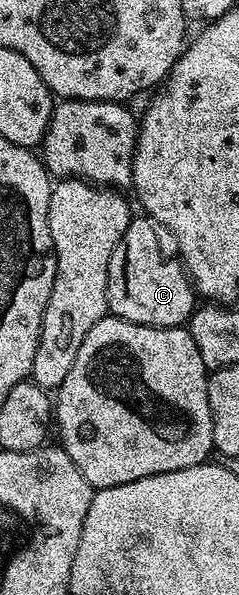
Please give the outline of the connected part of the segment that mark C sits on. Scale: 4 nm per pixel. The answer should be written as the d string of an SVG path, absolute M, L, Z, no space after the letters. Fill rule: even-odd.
M140 217L129 221L123 240L119 240L119 244L115 244L115 252L111 252L107 272L109 314L144 326L184 327L199 302L193 280L176 257L168 258L161 251L158 227L148 217Z

